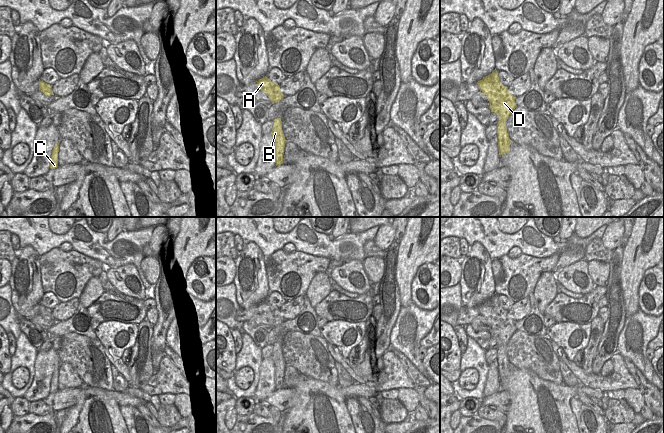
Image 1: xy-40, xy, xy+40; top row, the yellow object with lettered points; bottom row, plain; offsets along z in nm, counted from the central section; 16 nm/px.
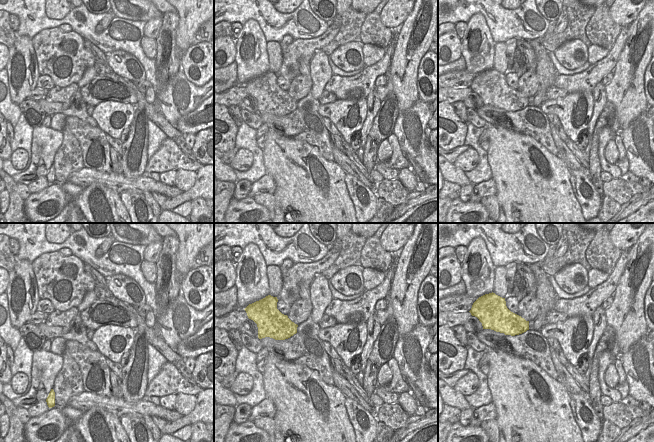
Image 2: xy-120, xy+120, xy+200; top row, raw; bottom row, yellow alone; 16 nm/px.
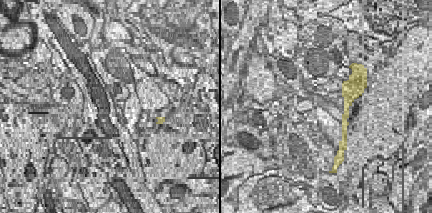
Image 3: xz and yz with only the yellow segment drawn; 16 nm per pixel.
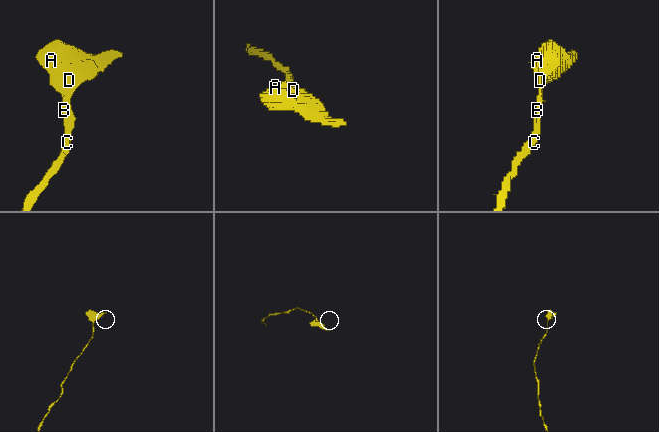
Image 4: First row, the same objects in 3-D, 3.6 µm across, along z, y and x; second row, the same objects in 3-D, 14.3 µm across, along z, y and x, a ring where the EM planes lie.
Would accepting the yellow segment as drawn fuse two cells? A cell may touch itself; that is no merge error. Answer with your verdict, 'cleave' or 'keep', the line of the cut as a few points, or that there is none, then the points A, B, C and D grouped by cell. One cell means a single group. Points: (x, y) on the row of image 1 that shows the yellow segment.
keep | no cut | A B C D

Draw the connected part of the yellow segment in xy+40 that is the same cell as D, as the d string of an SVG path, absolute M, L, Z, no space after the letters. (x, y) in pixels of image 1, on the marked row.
M498 71L477 82L482 91L490 101L489 109L499 115L500 121L497 124L497 139L500 157L510 151L511 140L507 133L506 121L511 112L517 107L515 96L509 93L508 87L504 86L498 77Z

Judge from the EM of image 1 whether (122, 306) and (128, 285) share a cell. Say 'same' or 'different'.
different

